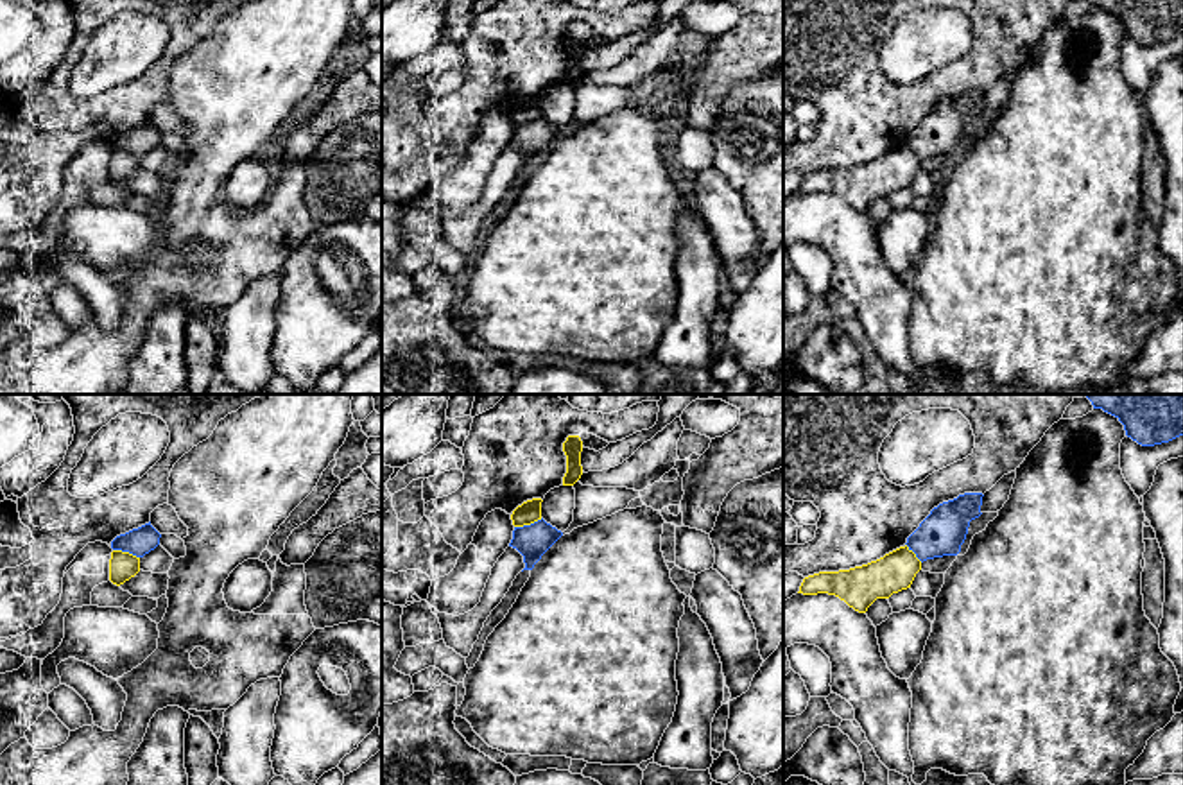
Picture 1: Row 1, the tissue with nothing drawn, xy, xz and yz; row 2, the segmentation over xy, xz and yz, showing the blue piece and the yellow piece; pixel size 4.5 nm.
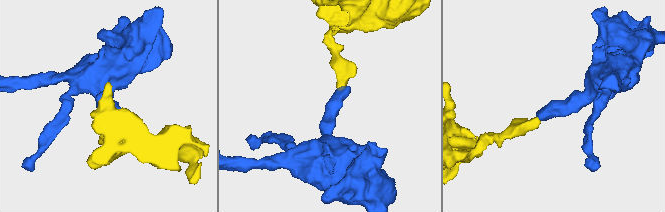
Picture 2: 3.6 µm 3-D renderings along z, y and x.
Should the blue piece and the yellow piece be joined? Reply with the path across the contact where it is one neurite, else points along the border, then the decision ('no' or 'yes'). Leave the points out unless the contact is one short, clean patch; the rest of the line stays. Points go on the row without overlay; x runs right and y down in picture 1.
border along xz (542, 117), (515, 126); no

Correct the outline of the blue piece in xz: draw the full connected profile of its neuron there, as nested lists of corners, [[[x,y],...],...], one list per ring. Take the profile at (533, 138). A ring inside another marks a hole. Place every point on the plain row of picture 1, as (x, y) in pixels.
[[[543,116],[523,125],[514,125],[509,145],[523,154],[525,167],[532,168],[541,154],[563,134],[561,129],[547,122]]]

